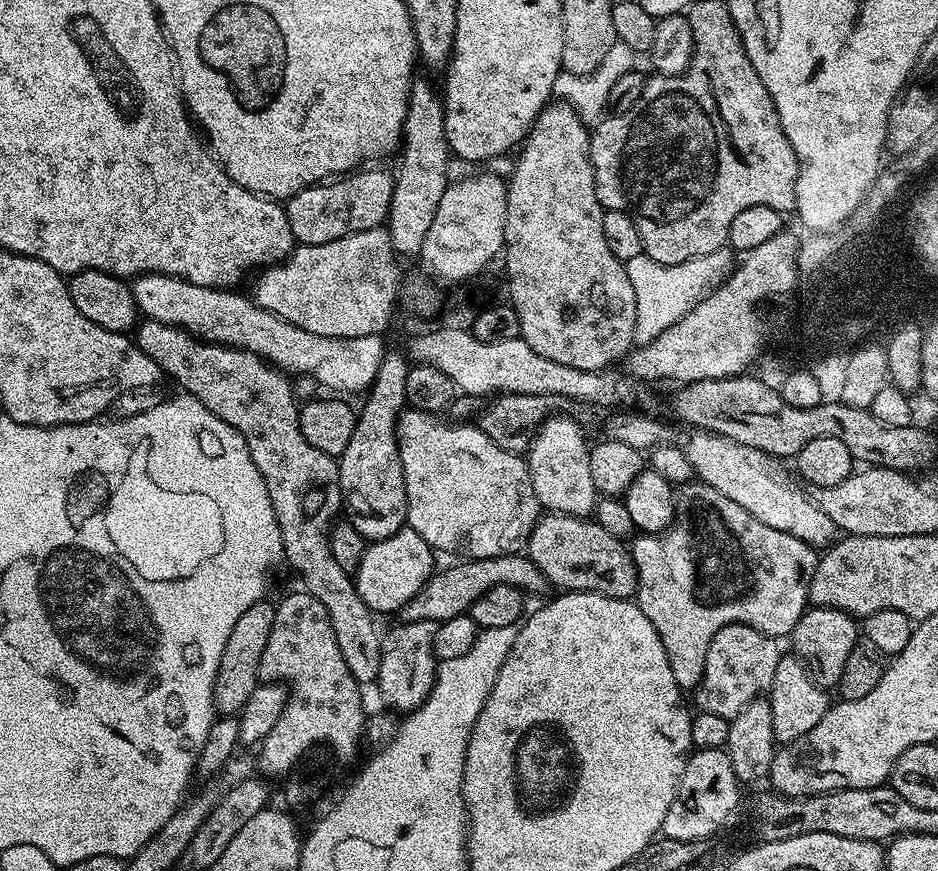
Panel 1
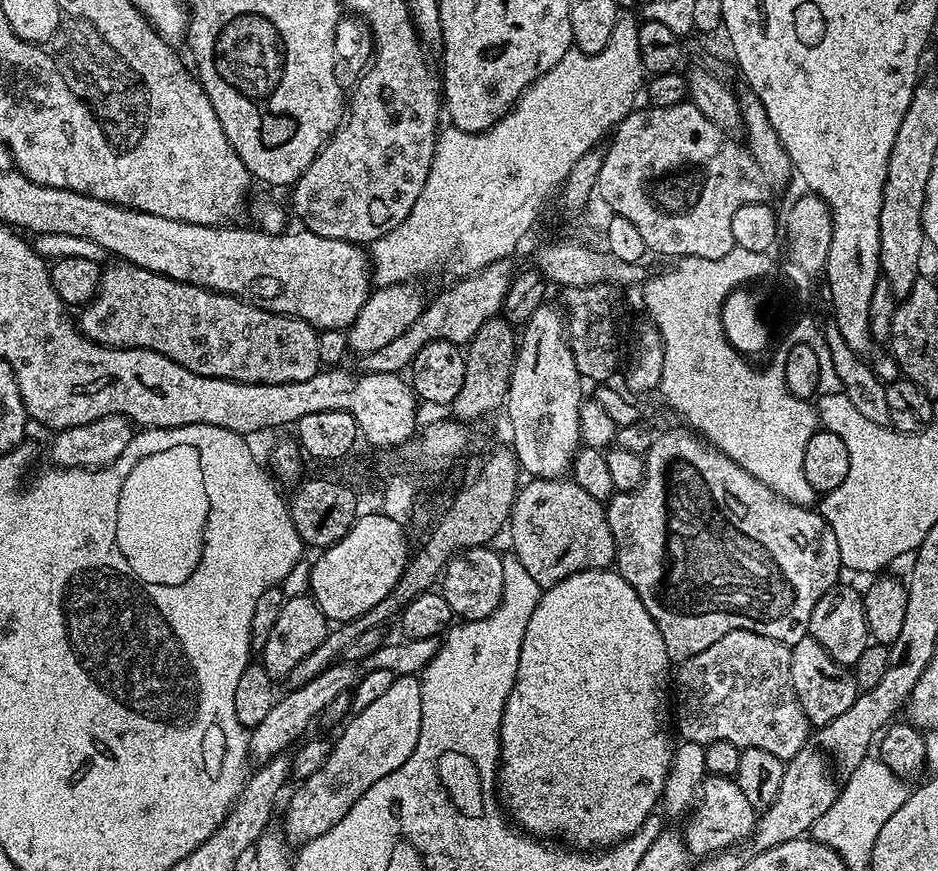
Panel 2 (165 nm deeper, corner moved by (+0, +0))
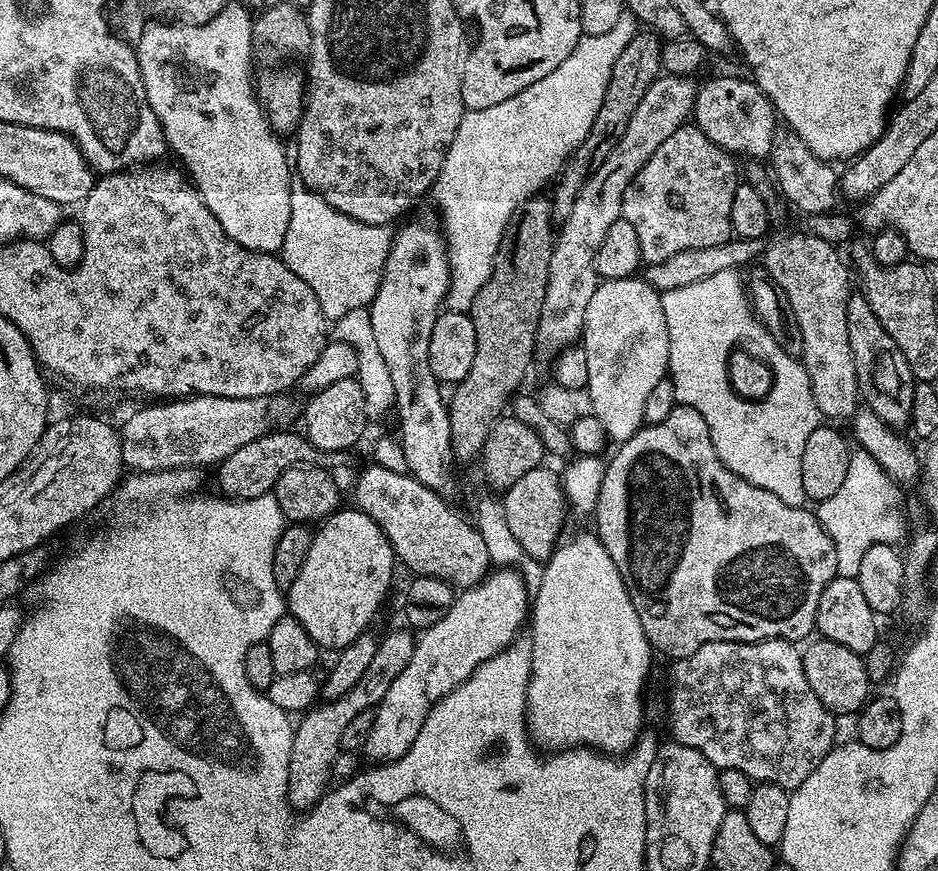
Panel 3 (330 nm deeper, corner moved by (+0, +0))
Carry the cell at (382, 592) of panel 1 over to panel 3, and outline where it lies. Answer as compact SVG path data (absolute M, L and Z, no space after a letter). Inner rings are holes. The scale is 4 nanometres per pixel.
M349 506L337 510L319 525L312 537L310 554L306 554L306 562L302 562L302 570L298 570L298 578L286 590L287 611L310 634L310 638L321 649L339 650L348 648L364 632L369 631L372 619L380 608L380 603L388 596L388 587L392 584L392 564L394 553L392 543L388 541L384 531L364 512Z

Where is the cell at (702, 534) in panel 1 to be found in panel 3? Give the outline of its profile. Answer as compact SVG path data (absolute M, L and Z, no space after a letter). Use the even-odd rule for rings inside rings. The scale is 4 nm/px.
M685 404L676 406L657 425L644 424L617 448L620 449L613 454L612 461L610 459L607 461L600 493L596 499L594 532L600 537L602 546L610 554L610 558L614 558L614 566L618 566L618 574L622 574L622 582L630 594L630 602L634 602L634 610L653 649L660 651L661 648L666 655L672 656L671 658L683 658L694 654L698 646L706 646L706 642L719 640L743 640L746 644L755 640L800 642L803 636L813 635L818 598L822 598L822 590L826 590L828 583L836 579L838 566L834 542L830 534L824 532L815 511L808 509L807 512L807 507L804 506L799 508L790 506L782 502L782 498L770 494L770 490L762 490L731 472L718 458L714 442L710 438L710 430L706 430L702 414L698 414L698 410Z

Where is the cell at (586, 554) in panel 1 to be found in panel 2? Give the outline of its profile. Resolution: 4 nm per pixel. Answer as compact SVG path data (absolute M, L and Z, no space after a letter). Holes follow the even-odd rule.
M568 478L529 479L516 493L508 523L512 554L540 588L552 588L566 577L586 569L609 569L616 558L607 509Z

